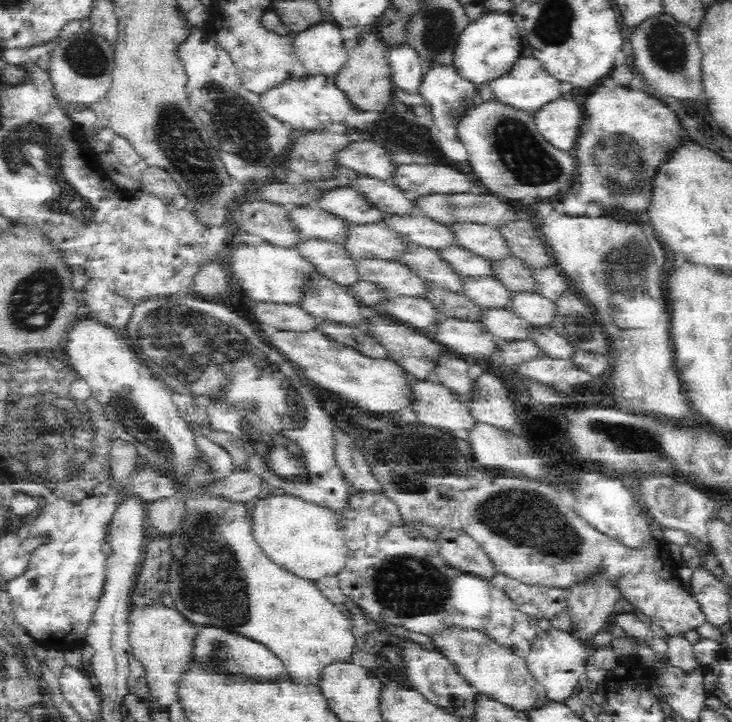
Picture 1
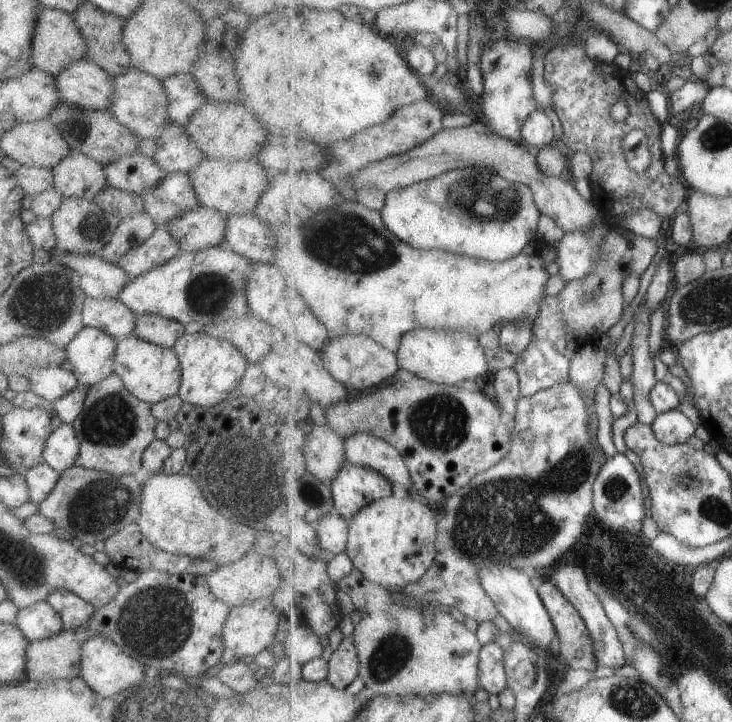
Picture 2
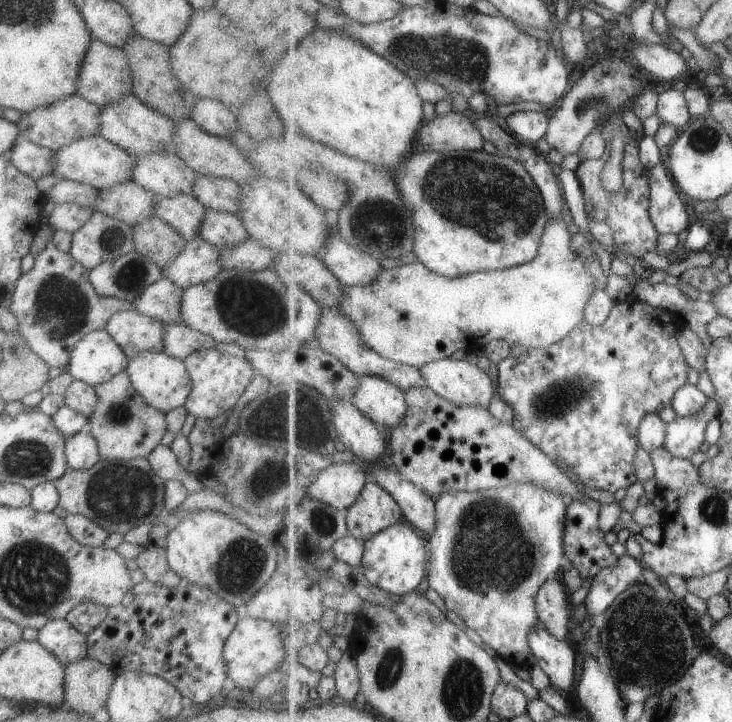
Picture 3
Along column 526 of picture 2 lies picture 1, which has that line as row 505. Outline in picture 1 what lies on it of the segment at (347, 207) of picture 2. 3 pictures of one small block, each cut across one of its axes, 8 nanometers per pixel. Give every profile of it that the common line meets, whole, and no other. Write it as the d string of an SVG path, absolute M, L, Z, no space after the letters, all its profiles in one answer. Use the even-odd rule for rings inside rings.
M286 492L283 495L269 493L265 498L256 497L249 500L246 505L248 505L252 521L254 521L252 532L256 542L262 547L266 556L278 566L300 578L307 578L311 581L316 581L322 576L337 576L344 568L347 555L345 539L337 516L331 510Z

